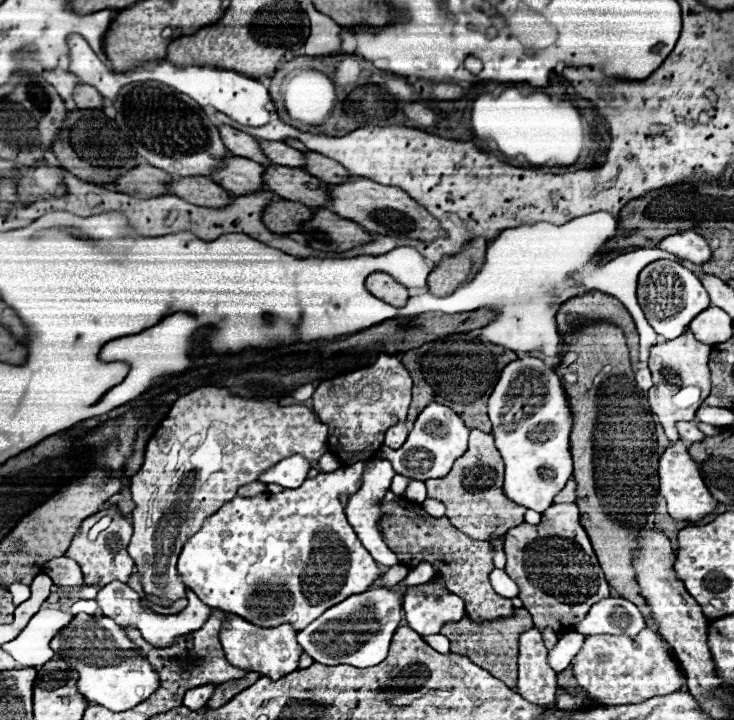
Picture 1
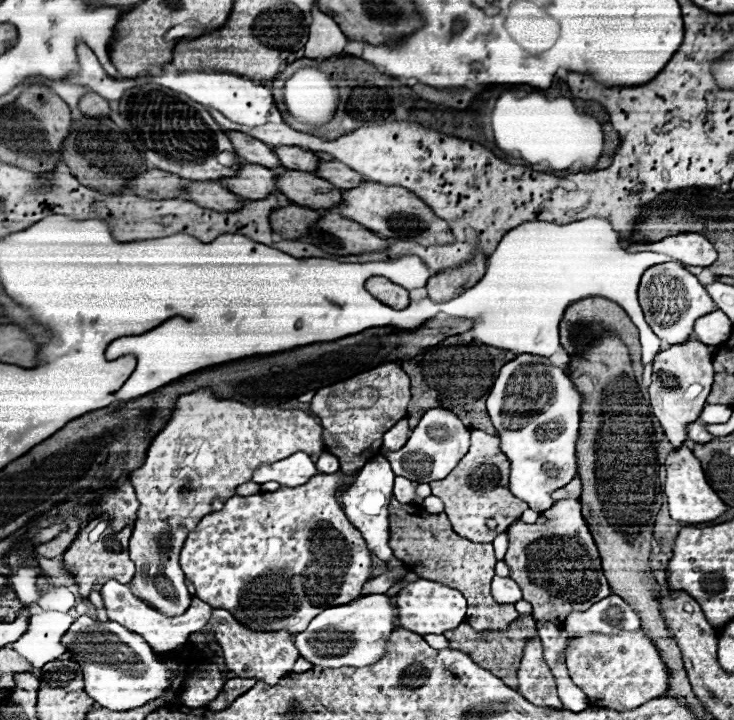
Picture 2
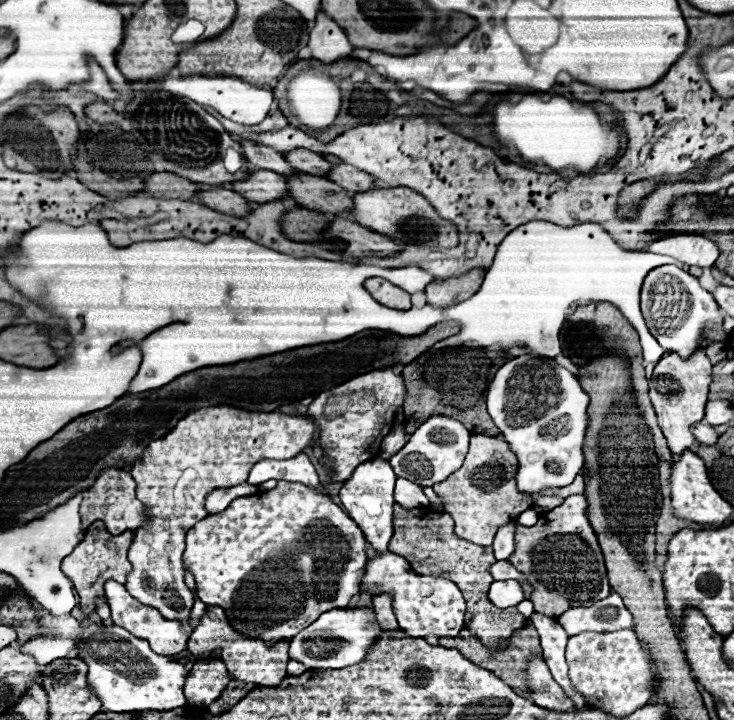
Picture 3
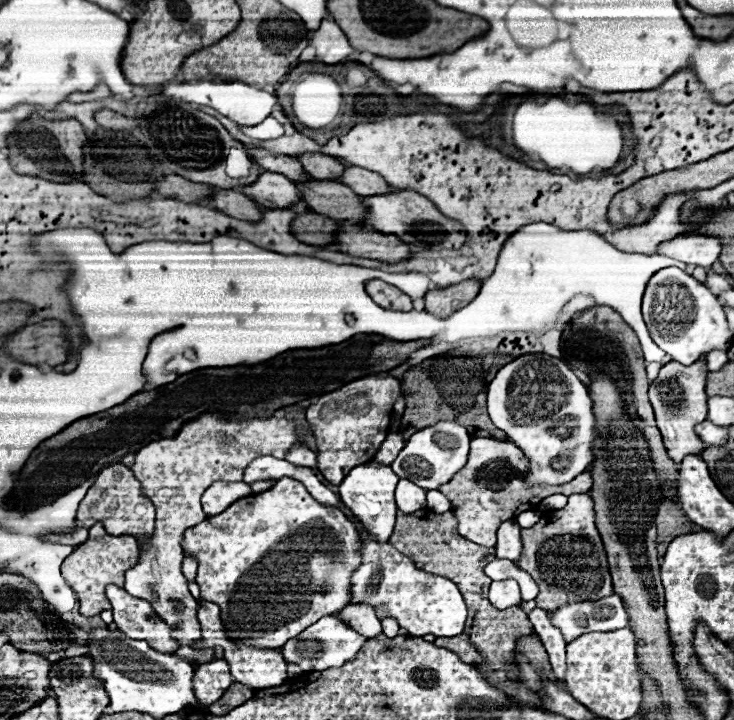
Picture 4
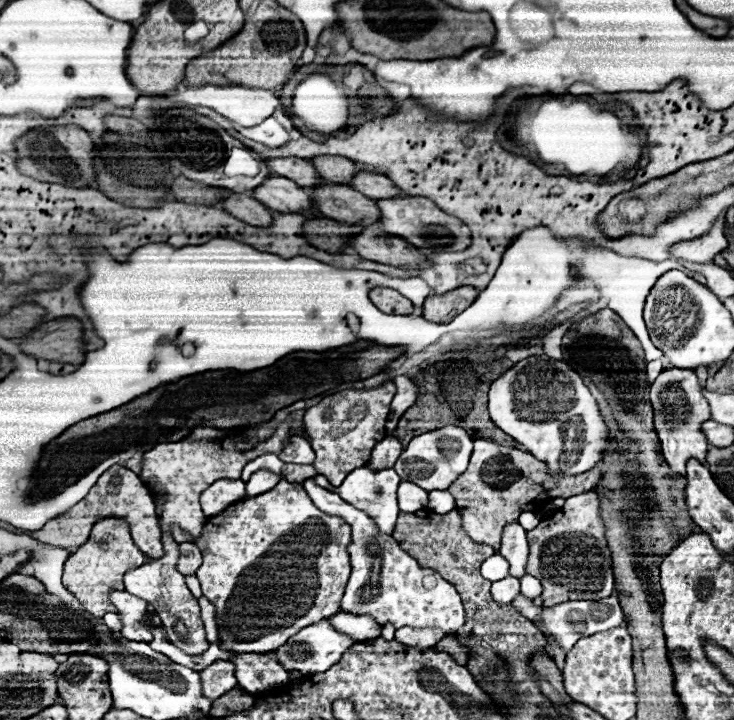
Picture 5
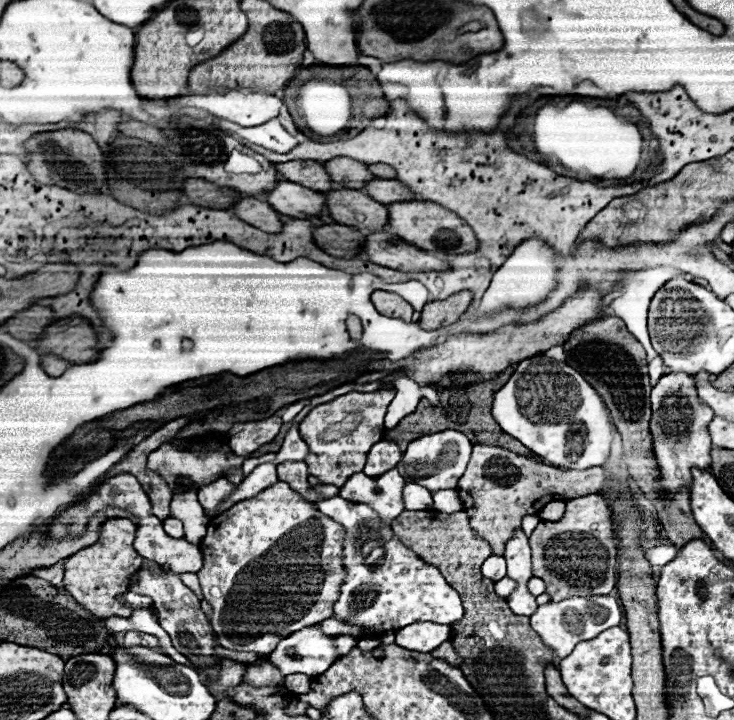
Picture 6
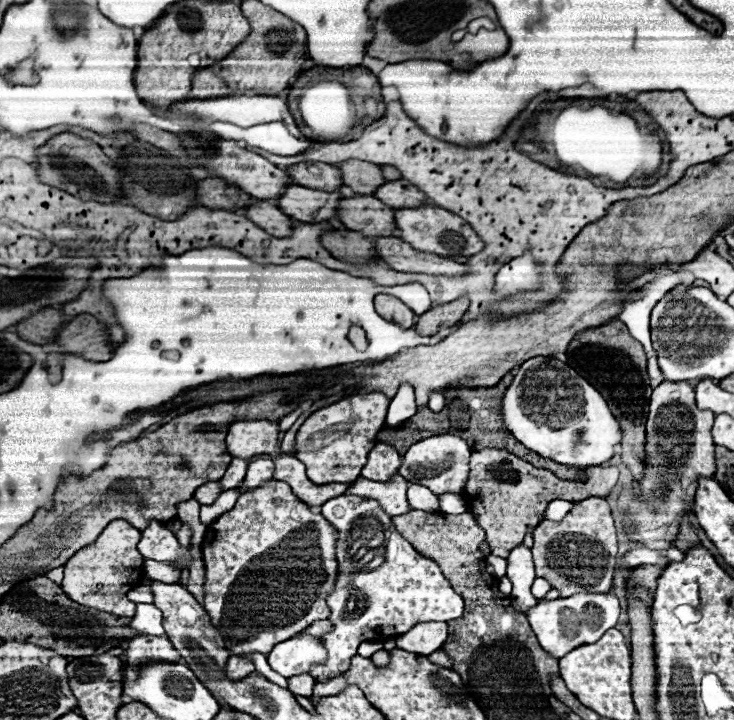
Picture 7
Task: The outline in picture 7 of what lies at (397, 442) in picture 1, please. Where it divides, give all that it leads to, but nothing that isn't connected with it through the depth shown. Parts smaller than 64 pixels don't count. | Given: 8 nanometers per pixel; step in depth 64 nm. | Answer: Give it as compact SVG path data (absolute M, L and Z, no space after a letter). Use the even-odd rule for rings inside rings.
M378 442L370 454L368 454L368 462L362 470L360 476L364 478L372 478L372 480L378 480L378 482L384 482L388 480L402 464L402 456L394 450L394 446L386 446L384 442Z

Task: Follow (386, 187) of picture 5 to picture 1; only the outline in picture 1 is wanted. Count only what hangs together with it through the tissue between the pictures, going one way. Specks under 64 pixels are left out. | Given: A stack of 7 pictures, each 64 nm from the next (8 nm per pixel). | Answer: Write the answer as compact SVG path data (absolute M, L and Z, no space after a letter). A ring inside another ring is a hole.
M312 150L304 152L304 170L308 174L312 174L314 178L320 178L322 182L328 182L328 184L346 182L350 178L350 172L346 168L342 168L338 162L330 160L318 152L312 152Z

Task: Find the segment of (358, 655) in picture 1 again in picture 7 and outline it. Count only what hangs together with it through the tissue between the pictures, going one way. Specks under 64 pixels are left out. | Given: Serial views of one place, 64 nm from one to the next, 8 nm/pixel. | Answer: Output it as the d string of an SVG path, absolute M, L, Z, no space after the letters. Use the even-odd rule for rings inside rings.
M302 632L294 634L286 642L280 642L268 654L268 664L284 678L308 674L310 668L322 664L322 660L326 660L326 650L322 648L322 642L318 642L316 636Z

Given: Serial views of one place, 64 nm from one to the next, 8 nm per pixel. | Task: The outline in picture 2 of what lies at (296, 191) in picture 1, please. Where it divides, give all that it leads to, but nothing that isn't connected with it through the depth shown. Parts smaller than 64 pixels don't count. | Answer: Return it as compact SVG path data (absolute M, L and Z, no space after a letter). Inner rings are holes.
M276 168L276 188L292 202L308 208L332 208L342 202L342 190L312 172Z

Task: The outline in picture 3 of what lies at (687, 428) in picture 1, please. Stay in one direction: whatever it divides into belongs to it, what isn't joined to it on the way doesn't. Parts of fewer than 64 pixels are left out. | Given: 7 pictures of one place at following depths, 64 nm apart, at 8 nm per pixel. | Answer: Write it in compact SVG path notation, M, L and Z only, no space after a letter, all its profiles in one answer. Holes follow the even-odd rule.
M698 422L698 424L692 424L692 434L696 438L696 442L700 444L706 444L706 446L712 446L716 440L718 440L718 434L714 432L714 428L710 424L704 424L704 422Z

